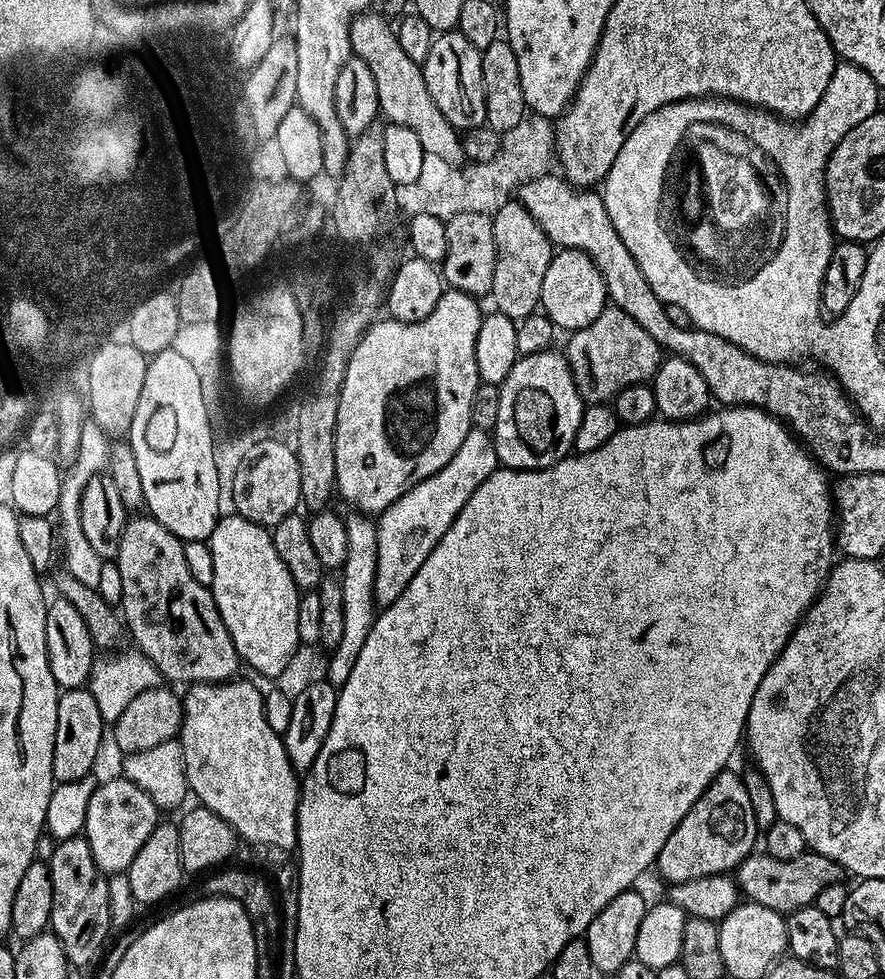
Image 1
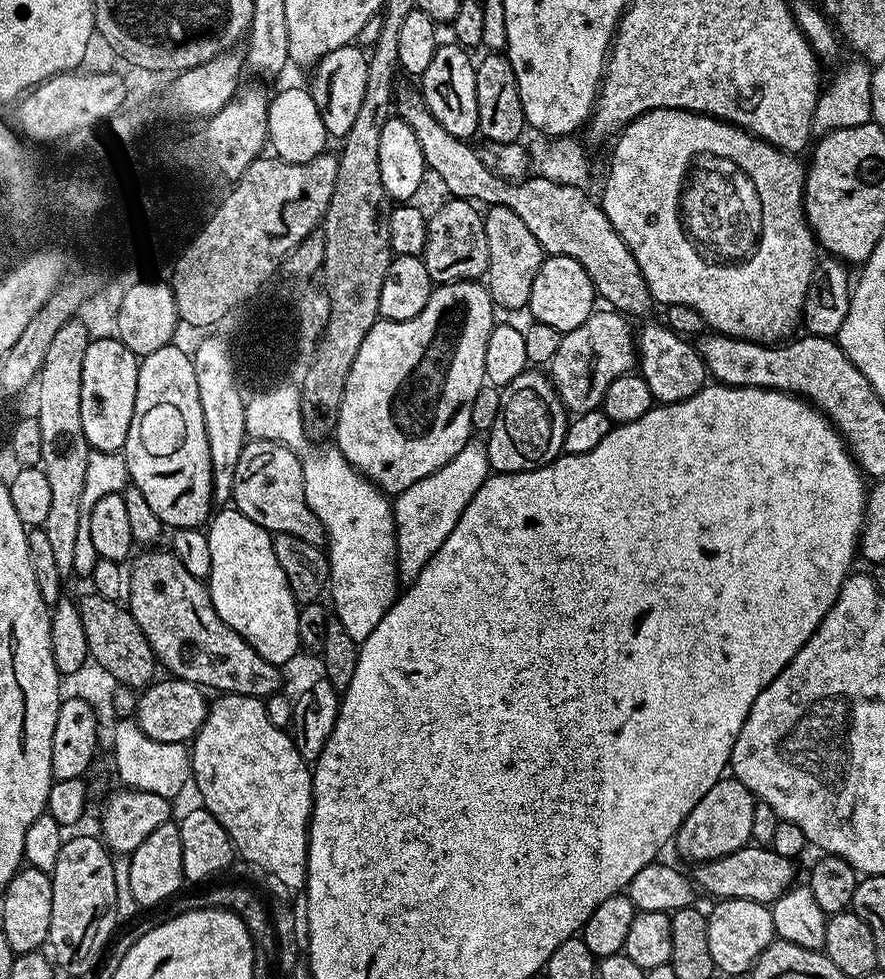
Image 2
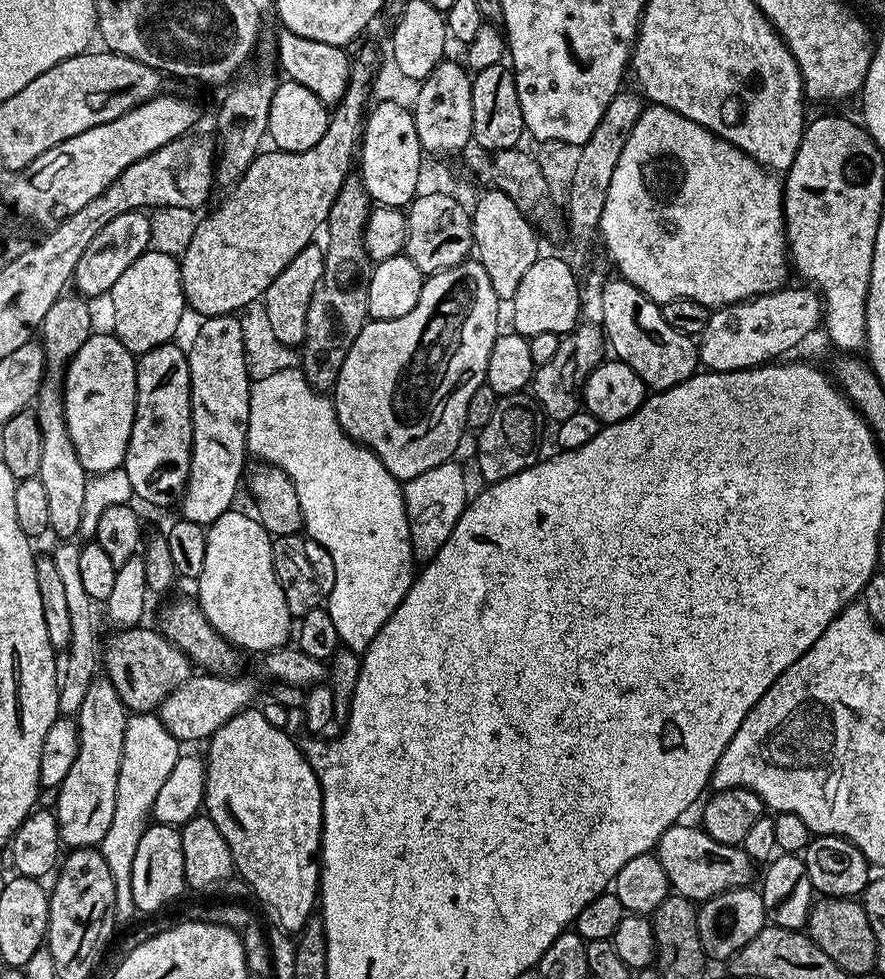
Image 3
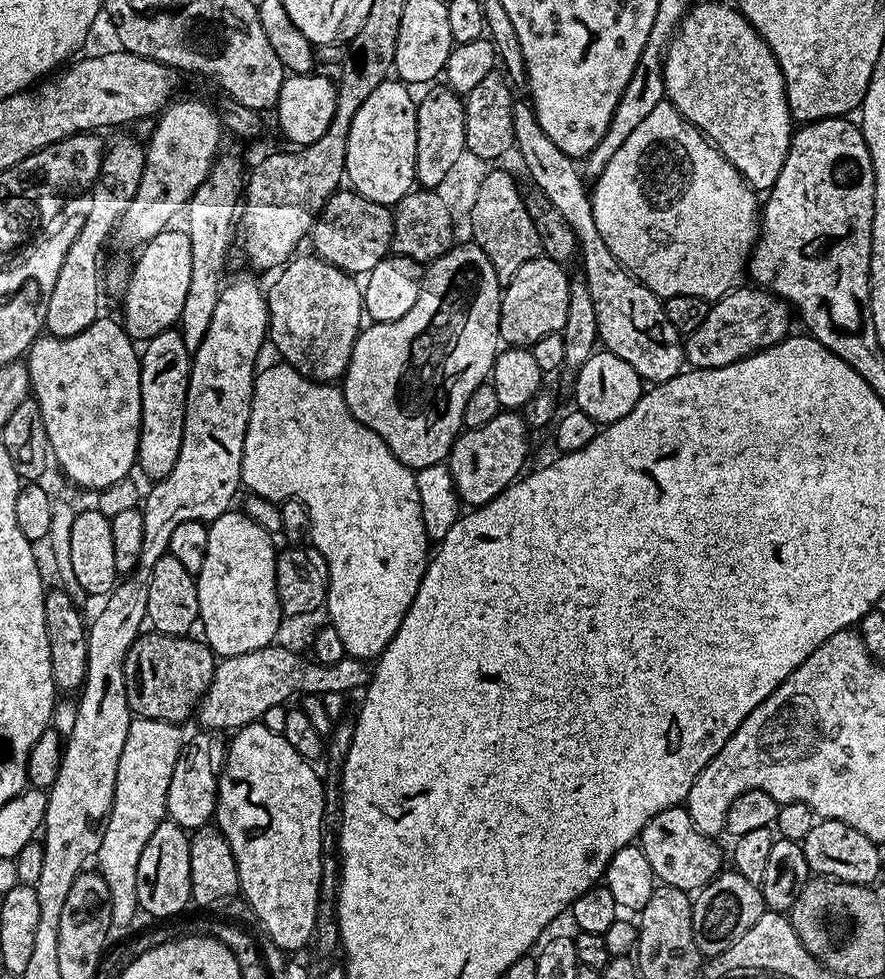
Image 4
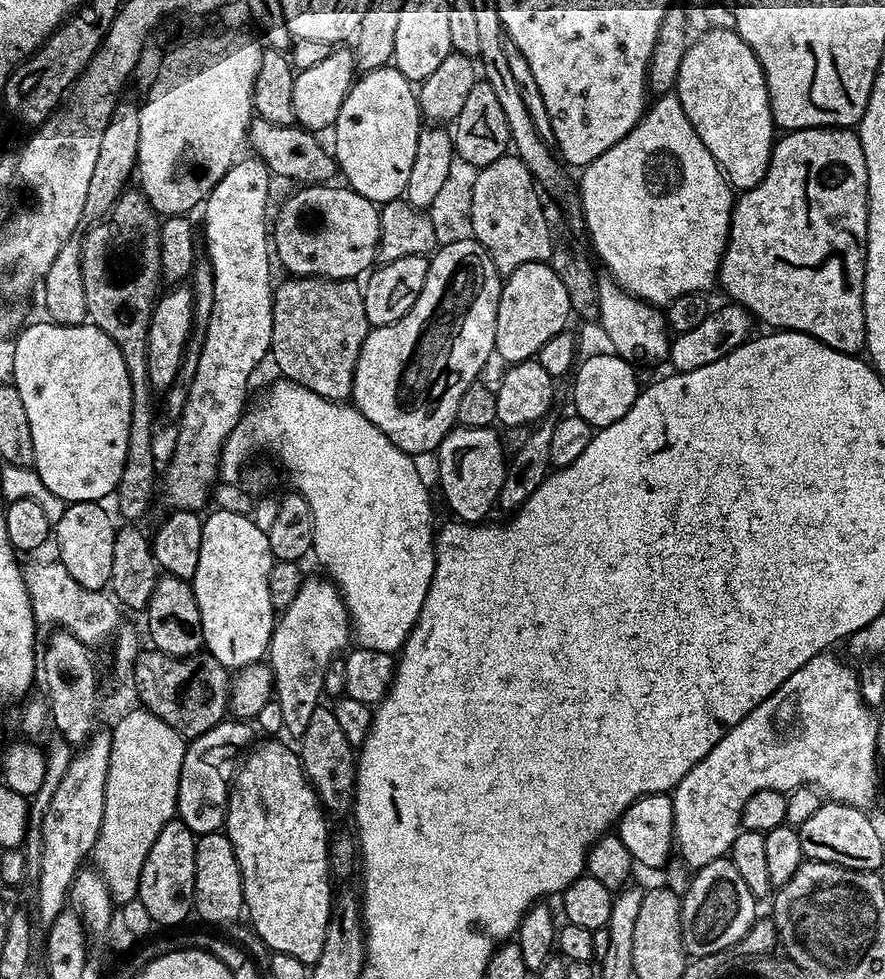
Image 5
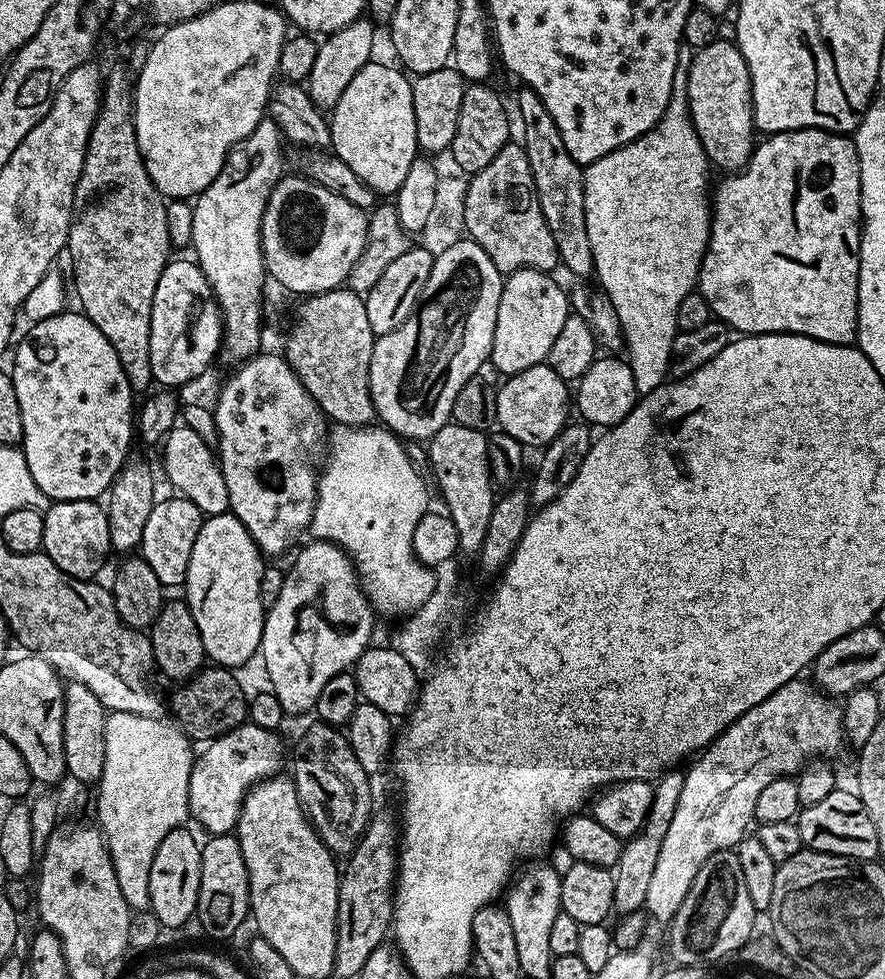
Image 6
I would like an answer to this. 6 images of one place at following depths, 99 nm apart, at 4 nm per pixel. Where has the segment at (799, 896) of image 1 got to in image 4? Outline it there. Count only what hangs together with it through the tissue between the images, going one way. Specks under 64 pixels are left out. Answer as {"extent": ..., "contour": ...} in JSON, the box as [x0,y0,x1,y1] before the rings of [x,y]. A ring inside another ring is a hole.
{"extent":[638,806,726,894],"contour":[[[684,806],[667,808],[654,814],[654,818],[650,818],[650,822],[646,822],[641,830],[638,843],[642,854],[646,854],[646,862],[650,862],[650,870],[657,881],[689,894],[705,888],[715,876],[720,875],[726,864],[725,849],[723,852],[713,837],[698,831]]]}

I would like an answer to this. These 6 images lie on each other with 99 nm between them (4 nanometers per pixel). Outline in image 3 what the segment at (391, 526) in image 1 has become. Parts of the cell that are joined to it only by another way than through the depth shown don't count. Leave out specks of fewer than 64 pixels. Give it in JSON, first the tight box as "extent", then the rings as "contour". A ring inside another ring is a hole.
{"extent":[403,459,470,562],"contour":[[[450,459],[445,464],[434,466],[434,470],[426,470],[426,474],[418,474],[418,478],[407,481],[403,485],[406,514],[410,522],[410,542],[417,561],[427,562],[442,550],[446,538],[454,530],[458,518],[468,507],[470,491],[468,480],[464,477],[464,468]]]}

